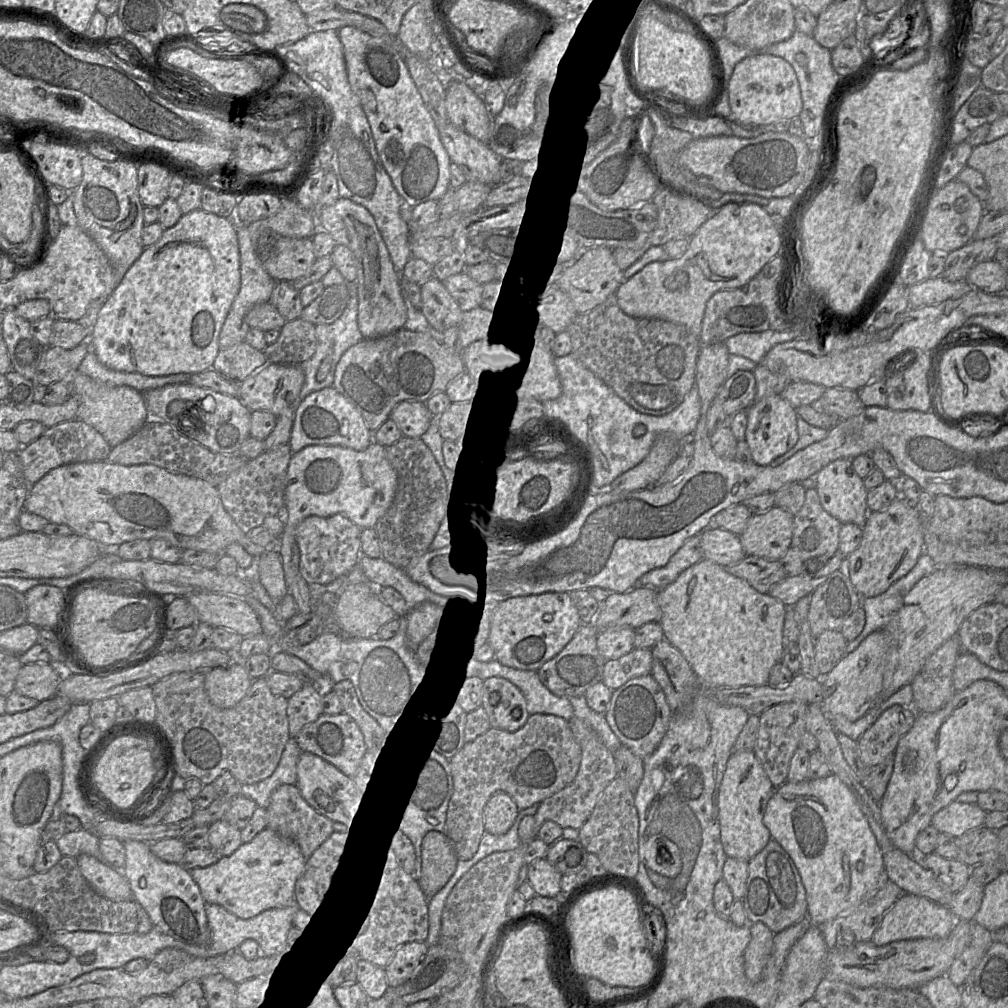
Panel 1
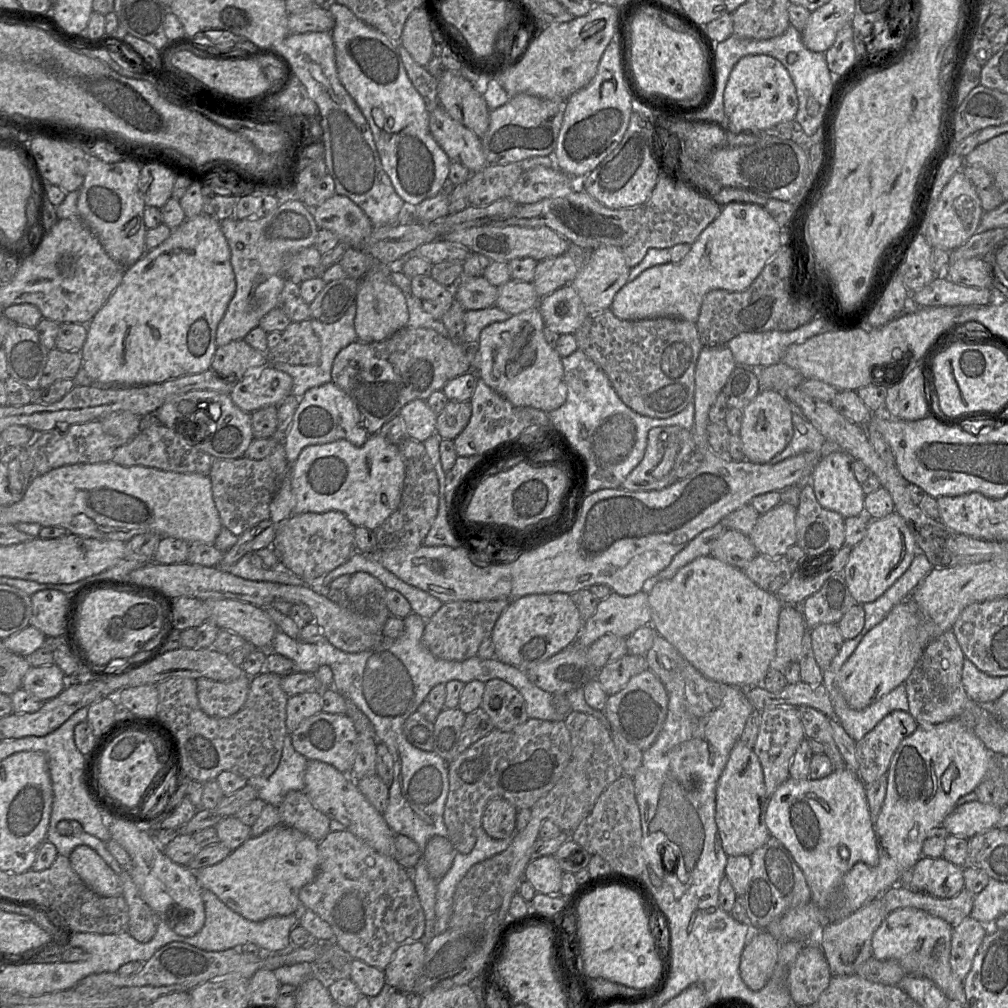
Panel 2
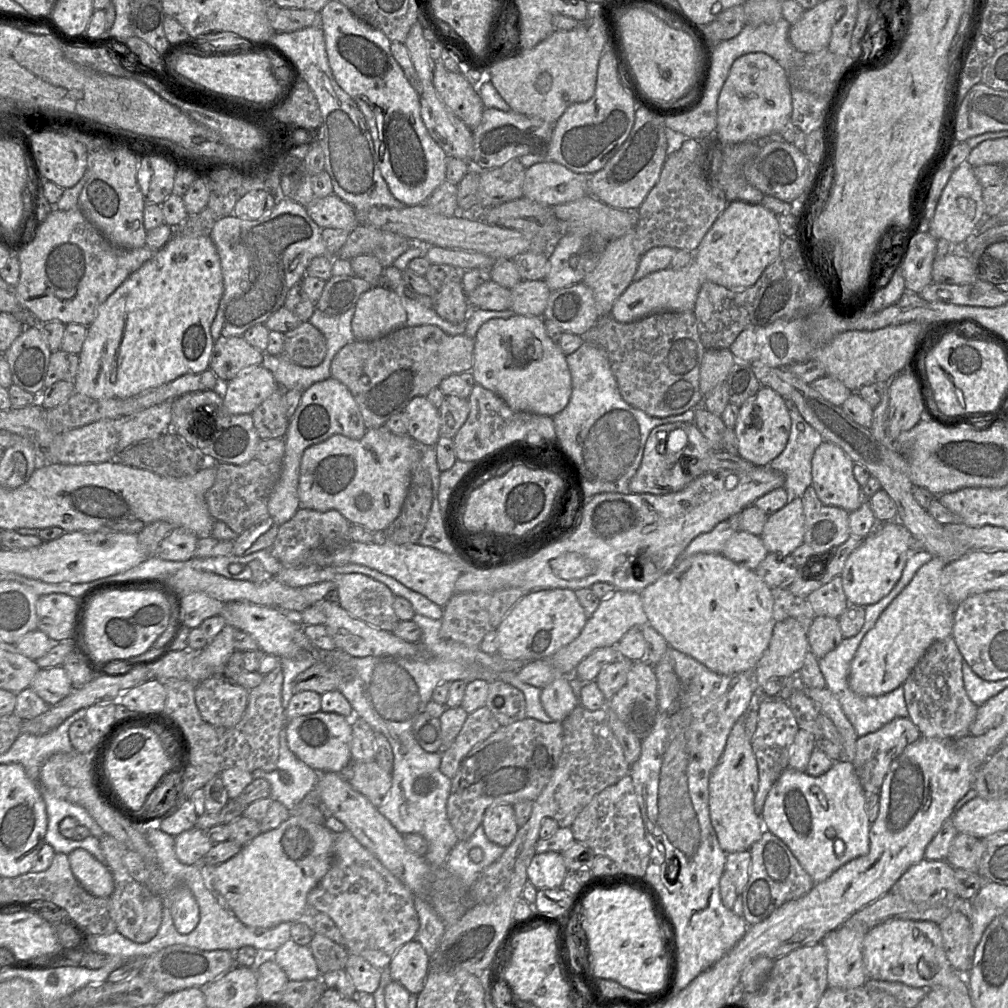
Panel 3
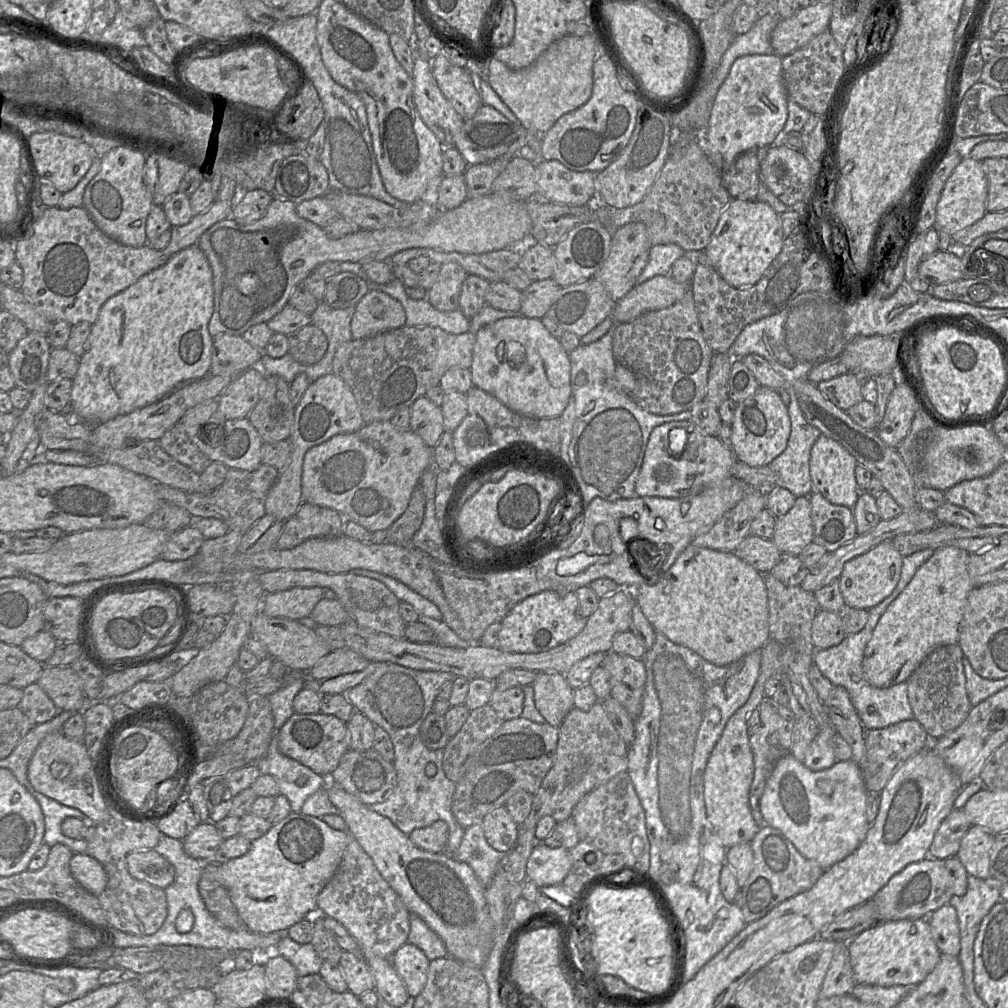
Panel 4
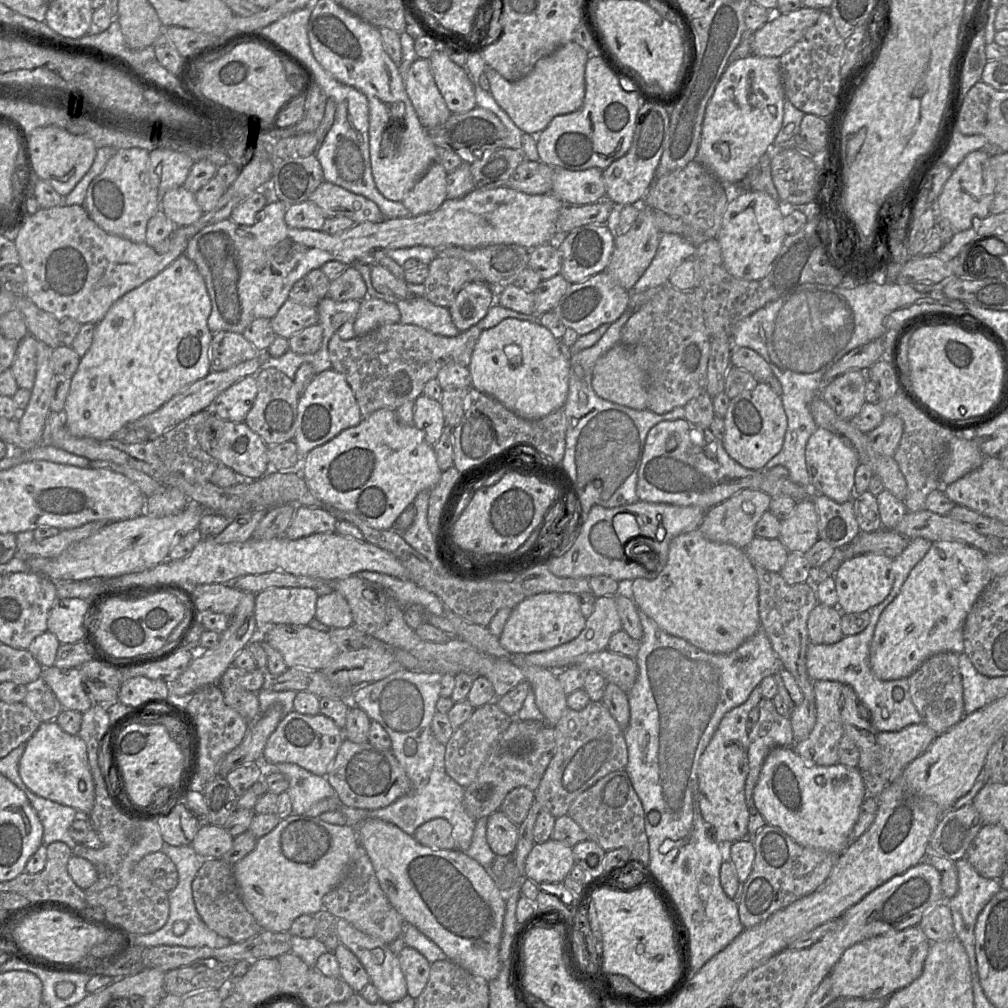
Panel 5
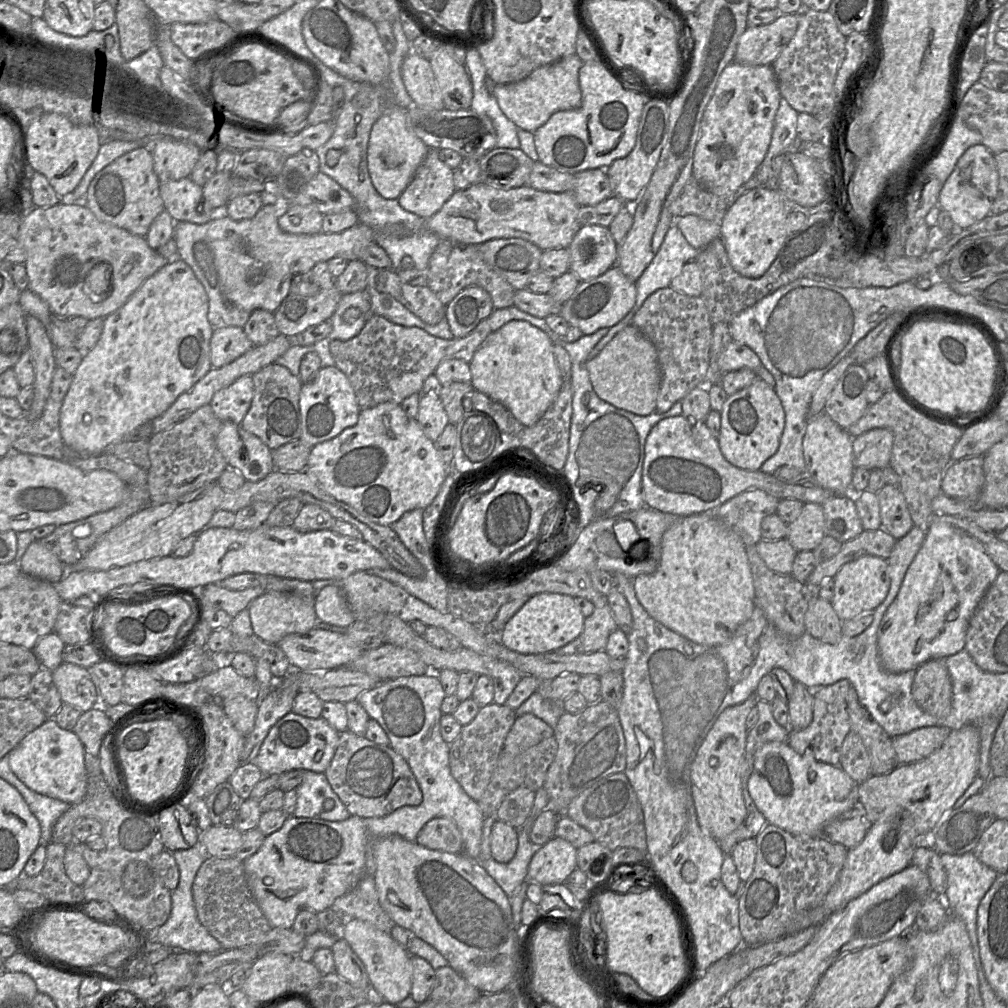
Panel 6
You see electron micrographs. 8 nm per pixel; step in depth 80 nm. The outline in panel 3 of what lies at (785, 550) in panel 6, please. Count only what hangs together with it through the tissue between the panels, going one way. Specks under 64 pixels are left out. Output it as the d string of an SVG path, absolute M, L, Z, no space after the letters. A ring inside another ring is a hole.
M737 531L726 542L721 554L736 564L754 571L767 556L768 551L760 536Z

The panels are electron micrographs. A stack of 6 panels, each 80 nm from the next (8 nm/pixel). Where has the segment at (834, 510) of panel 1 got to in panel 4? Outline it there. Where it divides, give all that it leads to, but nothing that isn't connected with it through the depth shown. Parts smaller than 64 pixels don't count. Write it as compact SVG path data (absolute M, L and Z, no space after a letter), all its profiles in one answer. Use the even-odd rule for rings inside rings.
M821 434L811 448L809 469L813 491L819 492L832 504L853 508L859 494L855 468L856 459L837 441Z

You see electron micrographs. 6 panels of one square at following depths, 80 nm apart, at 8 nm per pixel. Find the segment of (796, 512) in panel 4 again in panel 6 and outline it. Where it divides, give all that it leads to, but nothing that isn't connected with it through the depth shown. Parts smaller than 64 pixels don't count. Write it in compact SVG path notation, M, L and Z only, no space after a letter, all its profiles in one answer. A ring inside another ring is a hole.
M804 503L798 518L788 524L786 539L798 551L813 551L825 536L823 507L818 503Z

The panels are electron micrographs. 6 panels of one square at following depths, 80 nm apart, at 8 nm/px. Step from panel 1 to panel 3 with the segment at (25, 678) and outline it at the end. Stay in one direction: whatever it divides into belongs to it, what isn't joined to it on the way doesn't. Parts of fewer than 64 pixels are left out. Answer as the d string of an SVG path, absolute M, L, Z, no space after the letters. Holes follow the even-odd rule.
M62 666L40 669L29 687L51 706L64 699L73 688Z

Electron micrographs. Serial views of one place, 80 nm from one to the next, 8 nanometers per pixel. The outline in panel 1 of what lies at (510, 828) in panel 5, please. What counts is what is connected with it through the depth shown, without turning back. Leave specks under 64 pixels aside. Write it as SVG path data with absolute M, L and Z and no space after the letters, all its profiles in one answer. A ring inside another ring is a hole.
M505 792L493 794L487 801L484 812L484 829L492 835L503 835L514 824L518 807L513 798Z

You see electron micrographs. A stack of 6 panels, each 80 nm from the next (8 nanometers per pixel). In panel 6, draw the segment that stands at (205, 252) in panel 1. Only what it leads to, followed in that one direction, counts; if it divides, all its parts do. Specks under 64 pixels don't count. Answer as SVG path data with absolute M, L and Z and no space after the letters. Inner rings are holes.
M174 258L154 275L146 279L119 309L107 315L103 320L103 329L97 343L91 350L83 354L79 366L72 375L70 387L61 401L59 431L65 446L79 456L101 454L108 445L128 439L128 436L134 429L161 415L180 394L192 388L212 368L210 362L210 339L214 328L208 322L207 314L208 297L203 285L185 261L180 258Z

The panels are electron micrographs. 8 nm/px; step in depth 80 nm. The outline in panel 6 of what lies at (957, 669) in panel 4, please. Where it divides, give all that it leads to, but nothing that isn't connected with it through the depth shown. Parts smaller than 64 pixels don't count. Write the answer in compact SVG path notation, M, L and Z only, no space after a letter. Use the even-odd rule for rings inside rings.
M944 658L931 659L917 667L911 693L926 713L939 719L950 715L952 682Z

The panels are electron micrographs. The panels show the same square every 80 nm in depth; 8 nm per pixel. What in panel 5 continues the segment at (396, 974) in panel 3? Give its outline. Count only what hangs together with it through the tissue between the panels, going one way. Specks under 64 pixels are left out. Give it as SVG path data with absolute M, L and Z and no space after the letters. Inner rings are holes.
M408 946L399 952L398 959L407 982L407 992L416 999L428 983L431 963L419 951Z

